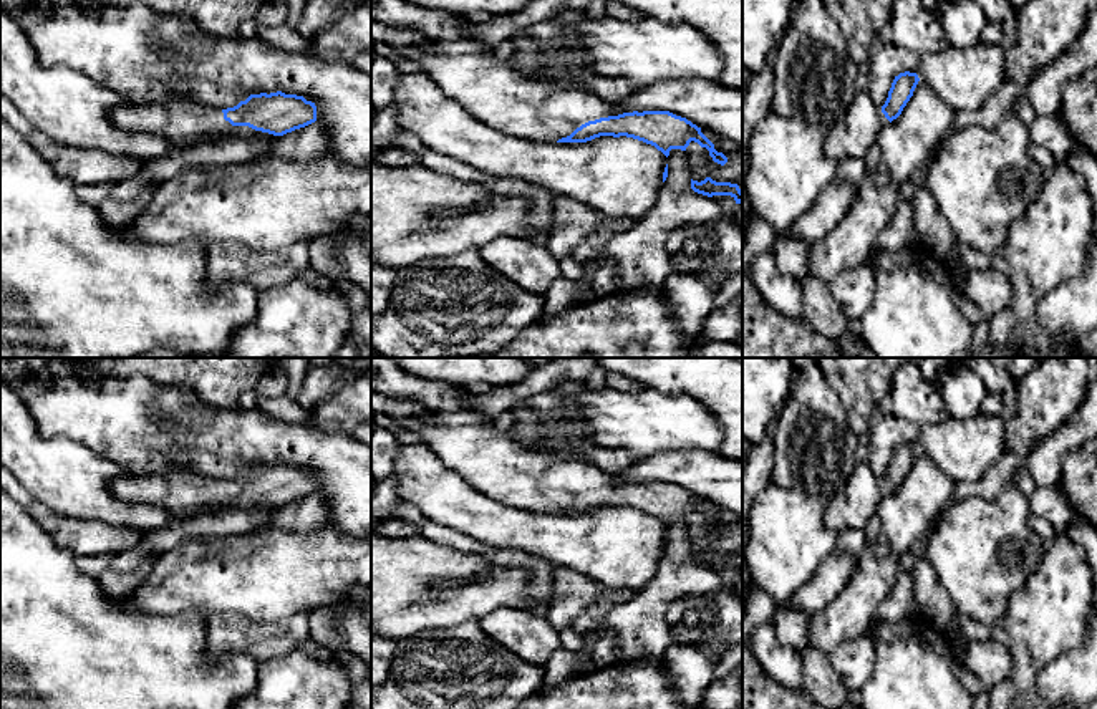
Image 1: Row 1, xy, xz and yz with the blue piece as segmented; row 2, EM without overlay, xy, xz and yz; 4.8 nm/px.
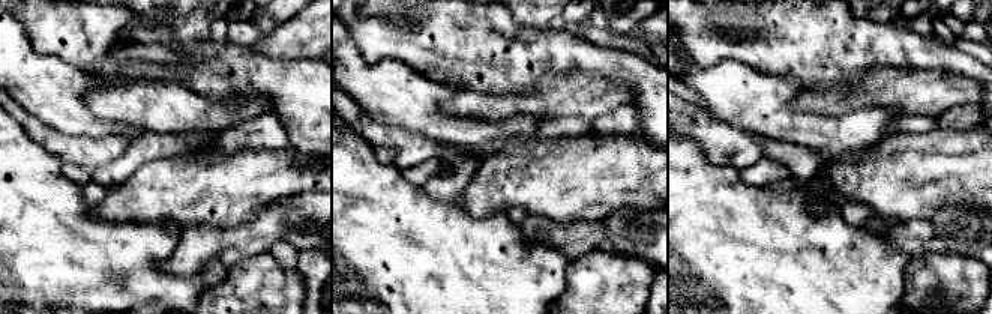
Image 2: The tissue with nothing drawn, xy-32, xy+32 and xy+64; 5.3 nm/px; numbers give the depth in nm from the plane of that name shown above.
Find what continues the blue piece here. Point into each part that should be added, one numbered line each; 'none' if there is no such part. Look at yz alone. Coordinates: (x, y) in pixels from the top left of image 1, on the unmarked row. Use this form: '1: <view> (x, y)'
1: yz (859, 499)

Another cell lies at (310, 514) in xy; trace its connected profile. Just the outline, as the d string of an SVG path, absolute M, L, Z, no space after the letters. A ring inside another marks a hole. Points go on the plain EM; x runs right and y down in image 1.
M312 494L283 507L277 507L270 518L255 528L275 527L290 532L312 533L328 523L328 502L321 494Z

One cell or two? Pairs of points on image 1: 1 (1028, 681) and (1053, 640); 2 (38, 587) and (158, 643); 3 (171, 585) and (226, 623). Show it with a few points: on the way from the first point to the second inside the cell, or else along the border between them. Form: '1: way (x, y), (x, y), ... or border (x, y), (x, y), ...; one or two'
1: way (1028, 671), (1028, 665), (1043, 650); one
2: way (68, 613), (85, 623), (105, 643), (128, 643); one
3: border (206, 618), (216, 613), (234, 613), (251, 622); two

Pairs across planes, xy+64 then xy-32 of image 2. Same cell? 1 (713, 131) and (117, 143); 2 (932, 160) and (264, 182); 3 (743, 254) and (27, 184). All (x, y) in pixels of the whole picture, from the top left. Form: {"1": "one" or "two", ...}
{"1": "one", "2": "one", "3": "one"}

